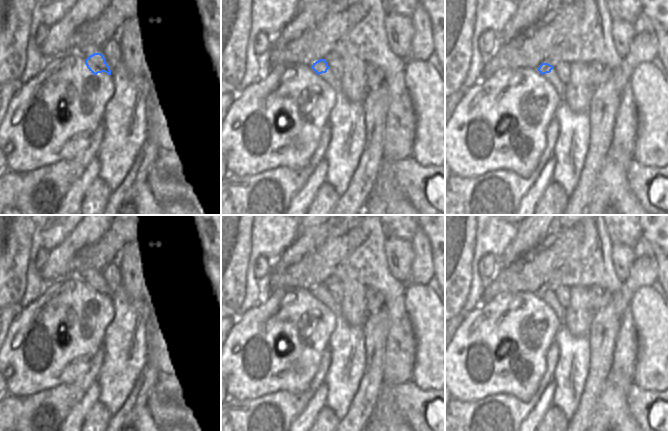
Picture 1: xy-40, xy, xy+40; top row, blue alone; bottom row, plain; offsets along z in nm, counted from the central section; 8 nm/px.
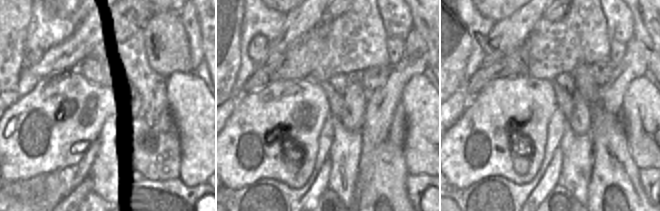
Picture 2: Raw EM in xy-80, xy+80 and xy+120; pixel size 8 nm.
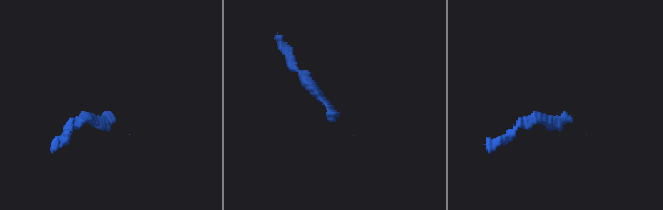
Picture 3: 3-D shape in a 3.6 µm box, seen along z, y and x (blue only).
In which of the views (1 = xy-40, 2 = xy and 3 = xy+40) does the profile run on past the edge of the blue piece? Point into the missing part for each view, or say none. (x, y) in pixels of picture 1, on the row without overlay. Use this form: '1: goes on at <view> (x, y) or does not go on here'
1: goes on at xy-40 (110, 278)
2: goes on at xy (334, 285)
3: does not go on here

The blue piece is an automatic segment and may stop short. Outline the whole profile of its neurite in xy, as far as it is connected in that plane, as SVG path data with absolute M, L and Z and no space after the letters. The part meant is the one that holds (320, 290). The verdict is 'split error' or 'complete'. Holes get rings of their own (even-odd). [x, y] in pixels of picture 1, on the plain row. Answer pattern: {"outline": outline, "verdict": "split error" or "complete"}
{"outline": "M336 267L335 272L327 279L327 281L313 287L311 292L318 299L326 297L327 294L330 293L335 303L337 303L340 307L343 302L343 286L341 284L342 278L347 278L345 268Z", "verdict": "split error"}

